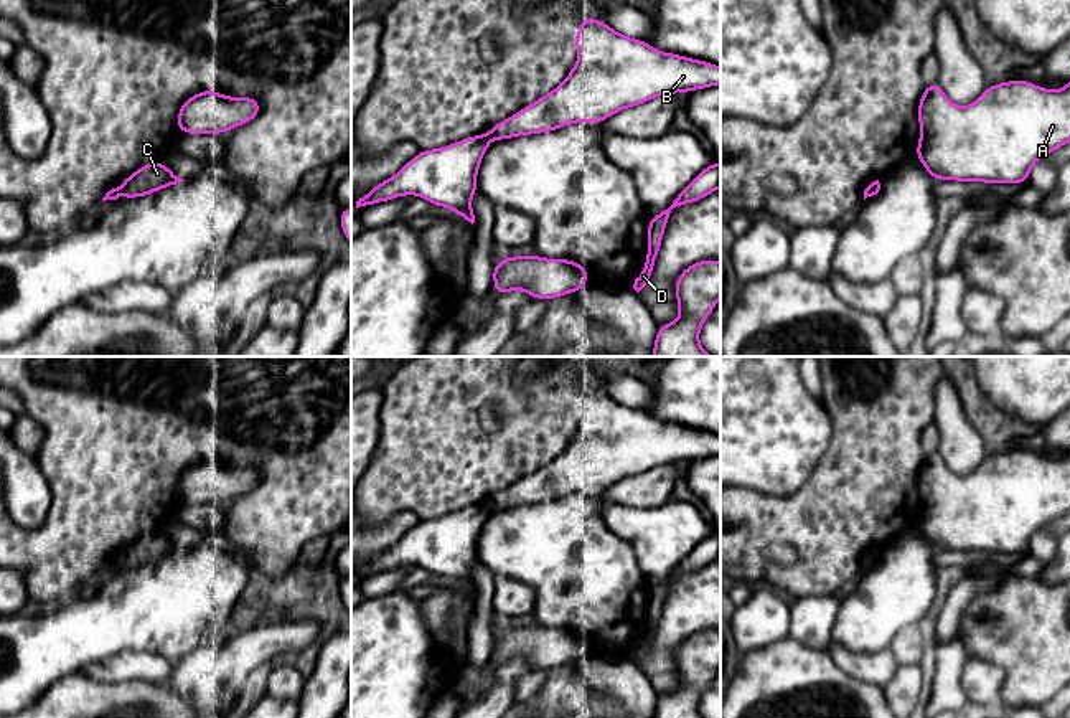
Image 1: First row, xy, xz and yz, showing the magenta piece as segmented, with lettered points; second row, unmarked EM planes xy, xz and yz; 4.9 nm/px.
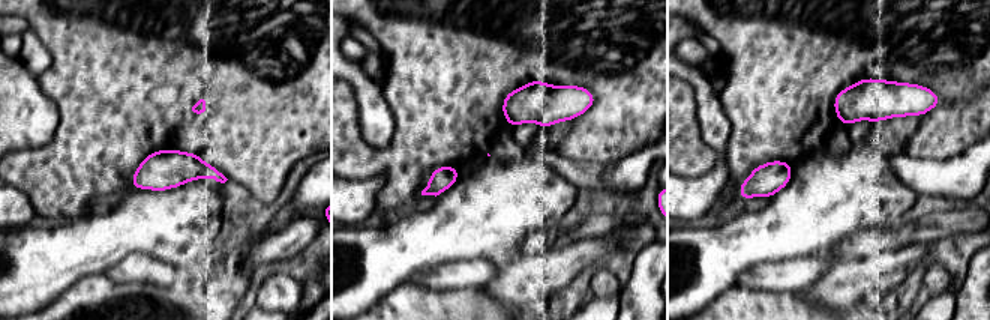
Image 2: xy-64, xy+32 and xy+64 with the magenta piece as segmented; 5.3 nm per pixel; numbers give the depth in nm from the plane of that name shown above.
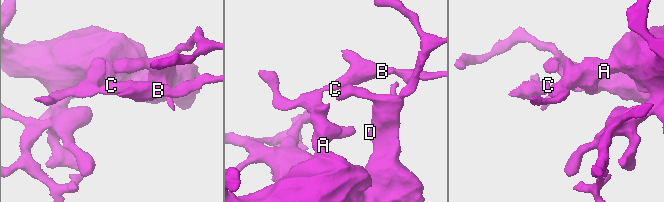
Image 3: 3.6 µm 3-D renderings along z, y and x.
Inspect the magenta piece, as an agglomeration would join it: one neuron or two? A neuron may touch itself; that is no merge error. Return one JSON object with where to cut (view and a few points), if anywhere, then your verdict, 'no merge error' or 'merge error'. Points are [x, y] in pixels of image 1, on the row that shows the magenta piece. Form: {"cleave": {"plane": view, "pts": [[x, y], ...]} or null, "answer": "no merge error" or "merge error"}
{"cleave": {"plane": "xz", "pts": [[487, 134], [492, 139]]}, "answer": "merge error"}

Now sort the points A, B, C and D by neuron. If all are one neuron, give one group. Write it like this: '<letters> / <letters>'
A D / B C

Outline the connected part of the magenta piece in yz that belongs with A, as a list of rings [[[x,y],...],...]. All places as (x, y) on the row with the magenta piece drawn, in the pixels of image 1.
[[[1014,79],[988,86],[978,101],[960,107],[938,83],[925,86],[918,102],[917,157],[935,180],[1027,183],[1032,165],[1070,142],[1070,83],[1050,91]]]

